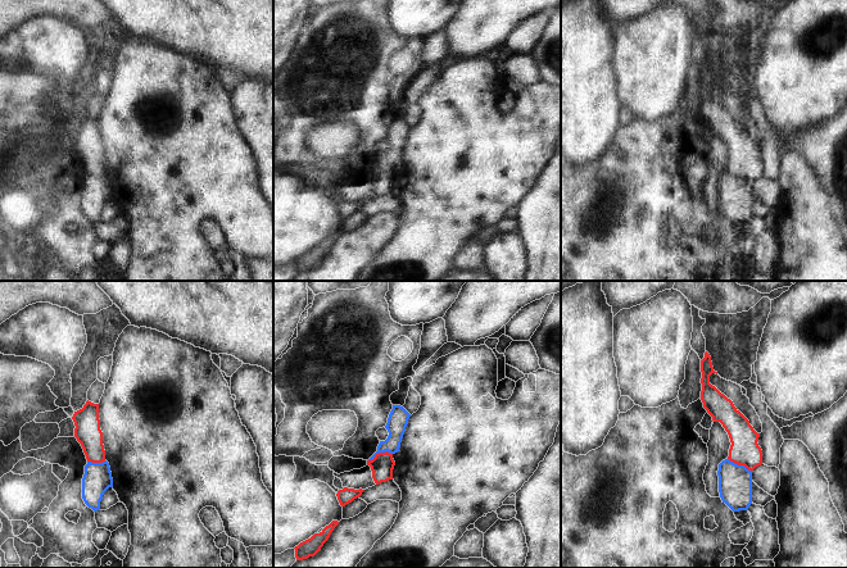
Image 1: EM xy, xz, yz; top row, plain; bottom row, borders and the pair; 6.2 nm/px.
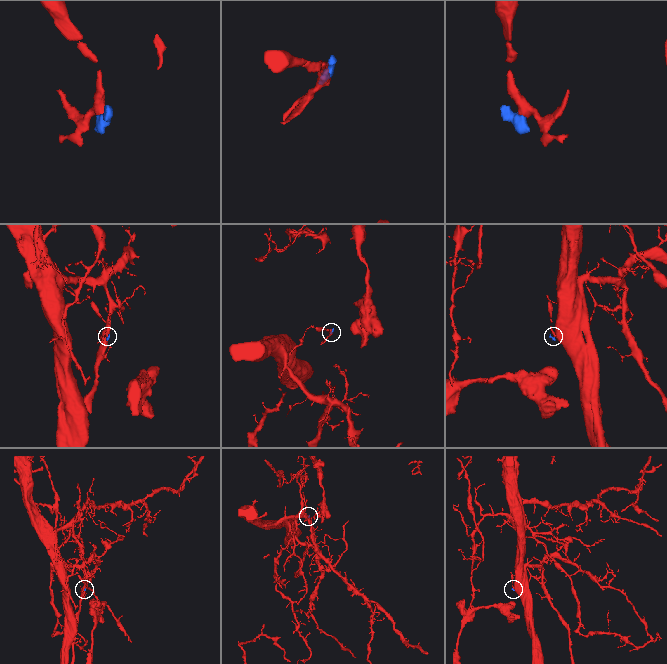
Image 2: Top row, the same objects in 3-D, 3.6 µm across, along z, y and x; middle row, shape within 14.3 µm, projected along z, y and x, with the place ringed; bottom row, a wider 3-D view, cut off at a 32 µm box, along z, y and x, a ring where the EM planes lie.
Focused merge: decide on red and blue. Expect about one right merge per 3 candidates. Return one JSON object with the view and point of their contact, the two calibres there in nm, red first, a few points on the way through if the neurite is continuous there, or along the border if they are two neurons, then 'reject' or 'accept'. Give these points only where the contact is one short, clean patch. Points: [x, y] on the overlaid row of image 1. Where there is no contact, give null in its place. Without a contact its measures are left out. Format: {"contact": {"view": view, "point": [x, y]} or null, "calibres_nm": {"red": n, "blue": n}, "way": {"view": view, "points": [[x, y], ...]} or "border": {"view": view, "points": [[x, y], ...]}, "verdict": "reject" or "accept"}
{"contact": {"view": "xz", "point": [380, 453]}, "calibres_nm": {"red": 140, "blue": 130}, "border": {"view": "xz", "points": [[392, 453], [377, 453], [368, 460]]}, "verdict": "reject"}

